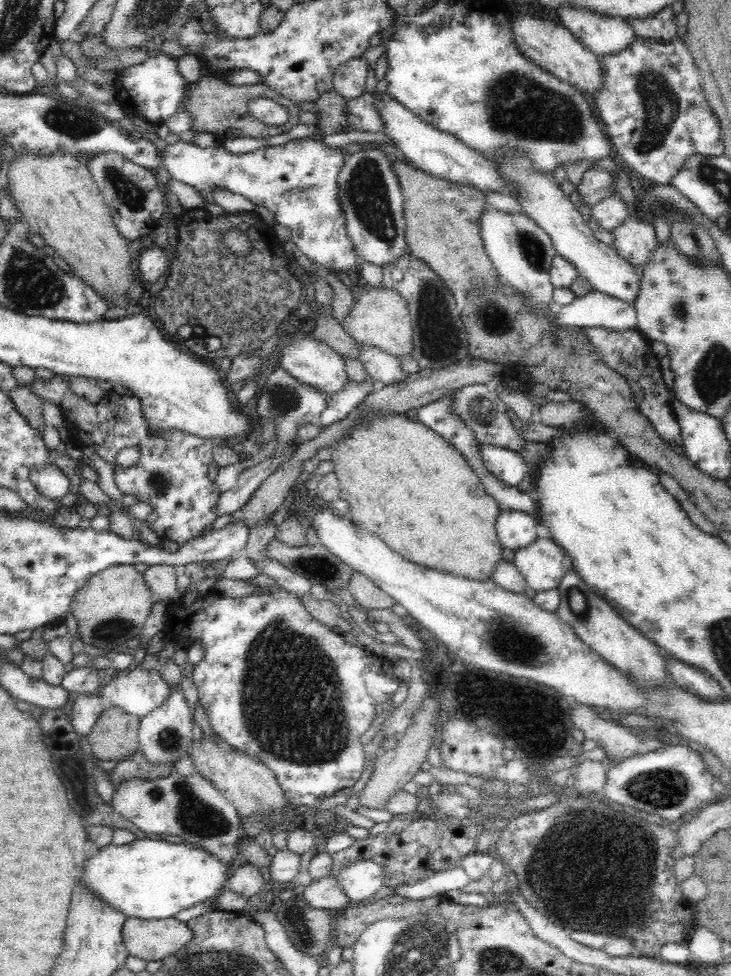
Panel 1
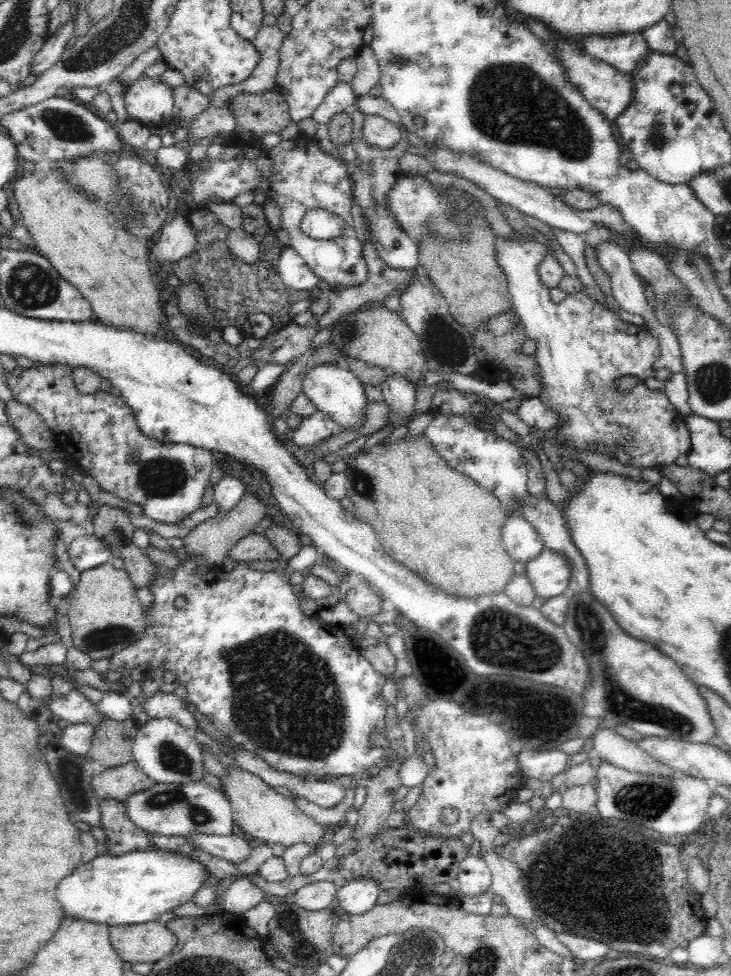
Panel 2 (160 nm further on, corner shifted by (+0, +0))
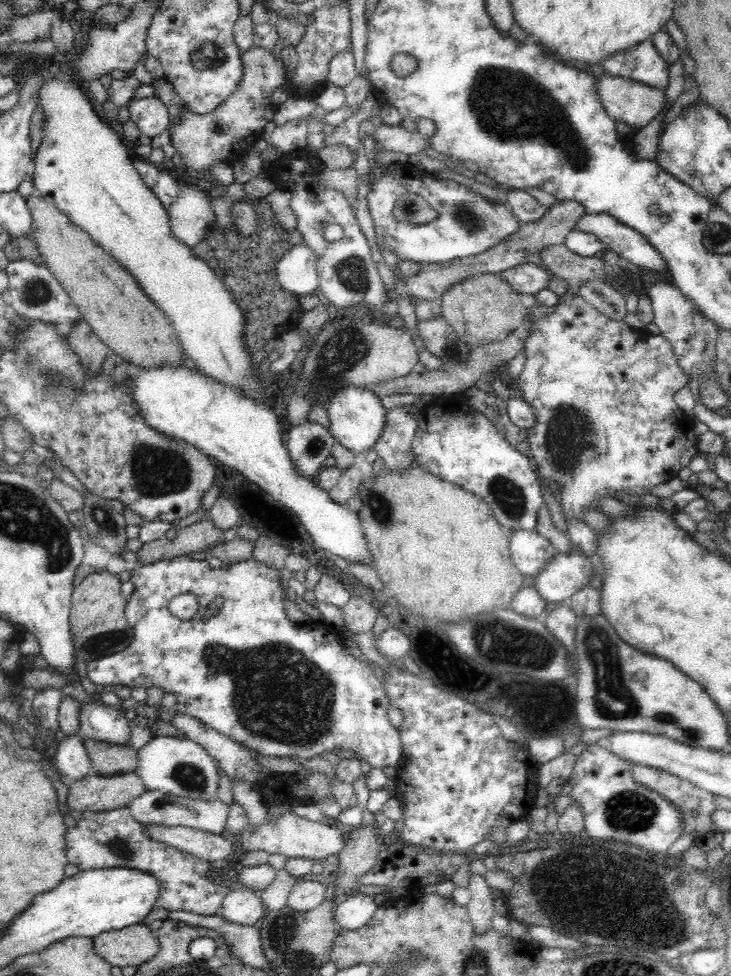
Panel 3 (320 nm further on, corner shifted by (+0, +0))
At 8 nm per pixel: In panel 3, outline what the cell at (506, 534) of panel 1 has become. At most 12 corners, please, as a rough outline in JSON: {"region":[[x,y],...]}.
{"region":[[537,531],[509,534],[514,567],[535,576],[555,549]]}

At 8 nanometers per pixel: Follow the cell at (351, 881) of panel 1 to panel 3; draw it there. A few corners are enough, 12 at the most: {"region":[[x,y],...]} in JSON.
{"region":[[357,892],[338,902],[333,919],[355,931],[372,918],[371,896]]}

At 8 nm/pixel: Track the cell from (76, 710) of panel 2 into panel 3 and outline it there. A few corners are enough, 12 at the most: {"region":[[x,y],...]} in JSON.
{"region":[[101,702],[80,707],[84,736],[130,745],[122,711]]}

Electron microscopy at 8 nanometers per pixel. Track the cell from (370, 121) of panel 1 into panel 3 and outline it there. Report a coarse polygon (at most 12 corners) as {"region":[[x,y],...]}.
{"region":[[418,120],[415,132],[376,128],[386,151],[408,156],[432,152],[436,124]]}

